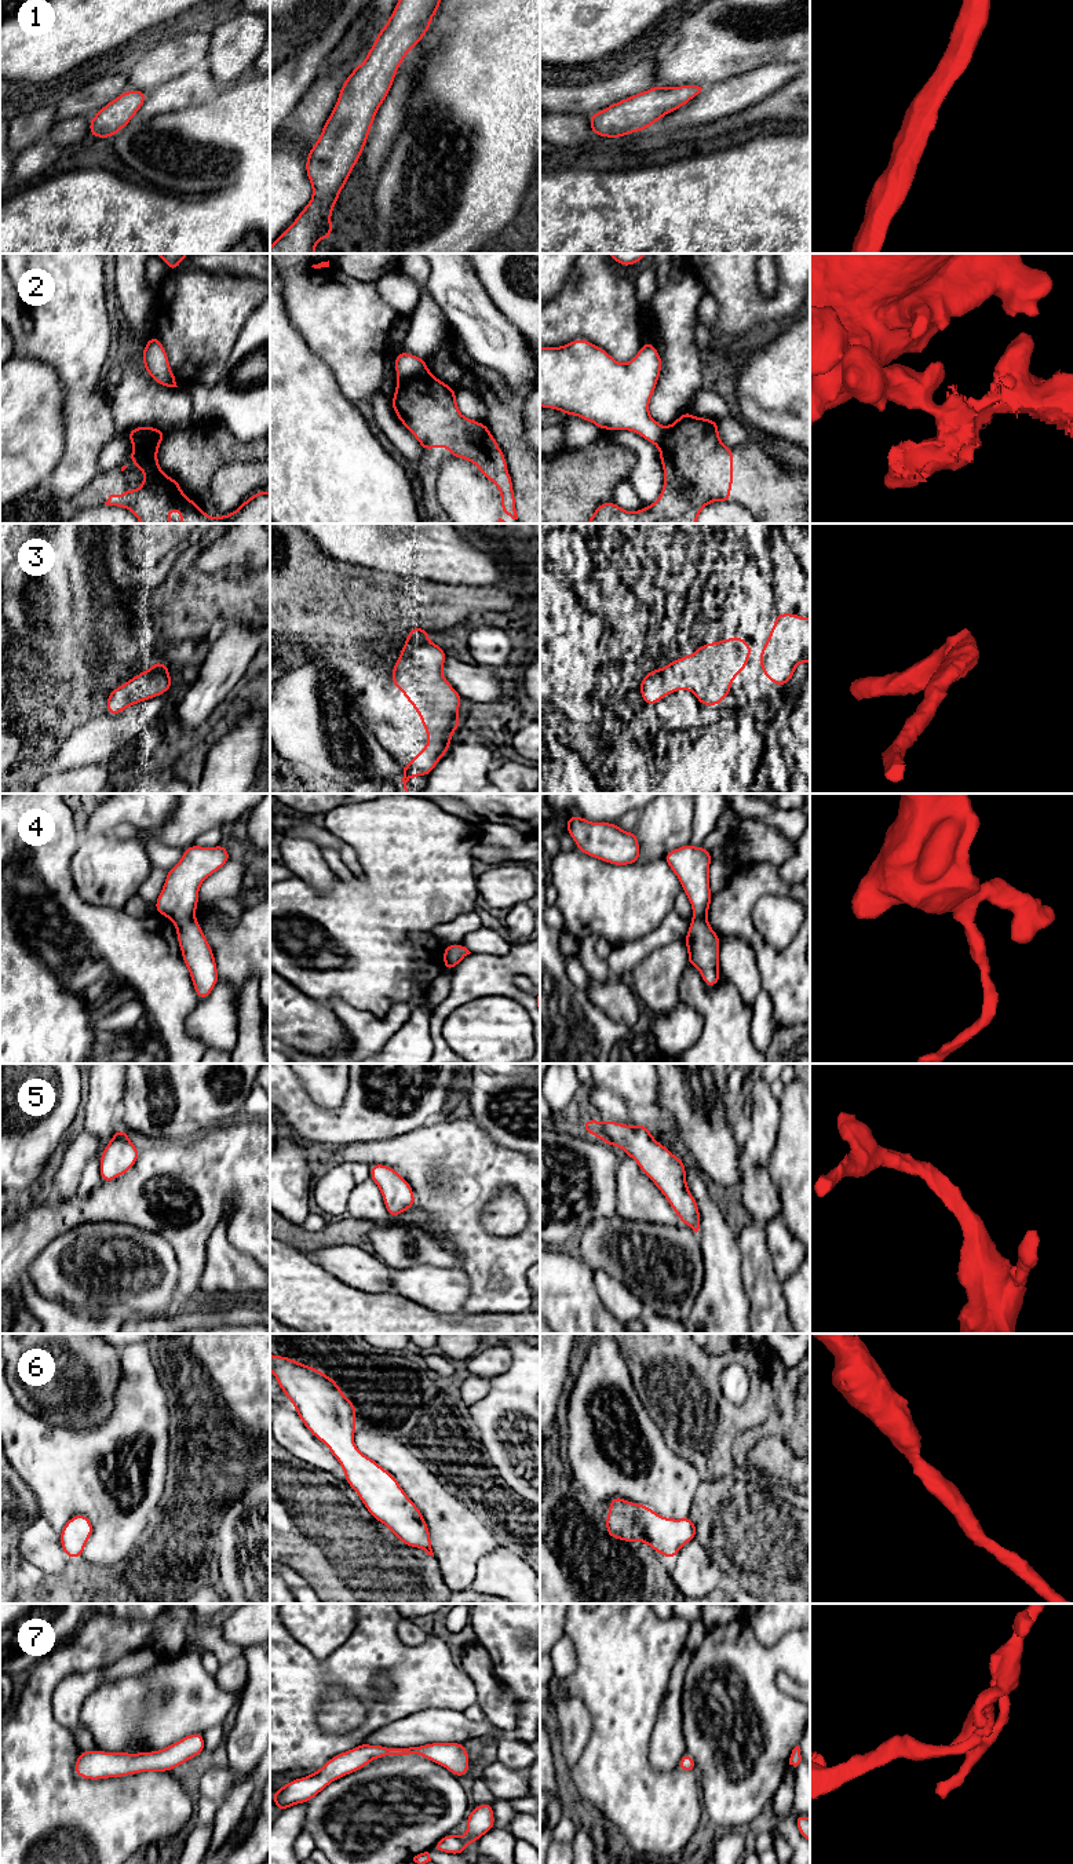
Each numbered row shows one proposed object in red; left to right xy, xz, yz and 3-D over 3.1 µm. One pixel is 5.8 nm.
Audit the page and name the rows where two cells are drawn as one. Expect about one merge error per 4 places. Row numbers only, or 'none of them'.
2

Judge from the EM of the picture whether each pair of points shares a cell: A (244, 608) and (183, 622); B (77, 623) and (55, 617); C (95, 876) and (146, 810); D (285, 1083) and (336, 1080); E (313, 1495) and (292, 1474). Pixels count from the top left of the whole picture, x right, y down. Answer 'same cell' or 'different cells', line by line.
A: same cell
B: different cells
C: different cells
D: different cells
E: same cell

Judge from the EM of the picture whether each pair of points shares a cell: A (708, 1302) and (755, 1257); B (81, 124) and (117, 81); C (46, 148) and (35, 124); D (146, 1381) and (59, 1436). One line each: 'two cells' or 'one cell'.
A: two cells
B: two cells
C: two cells
D: one cell

